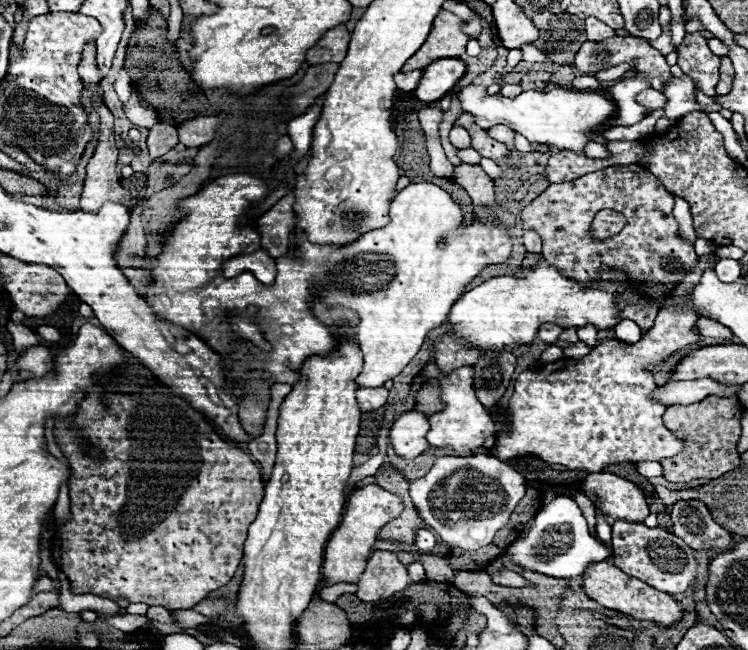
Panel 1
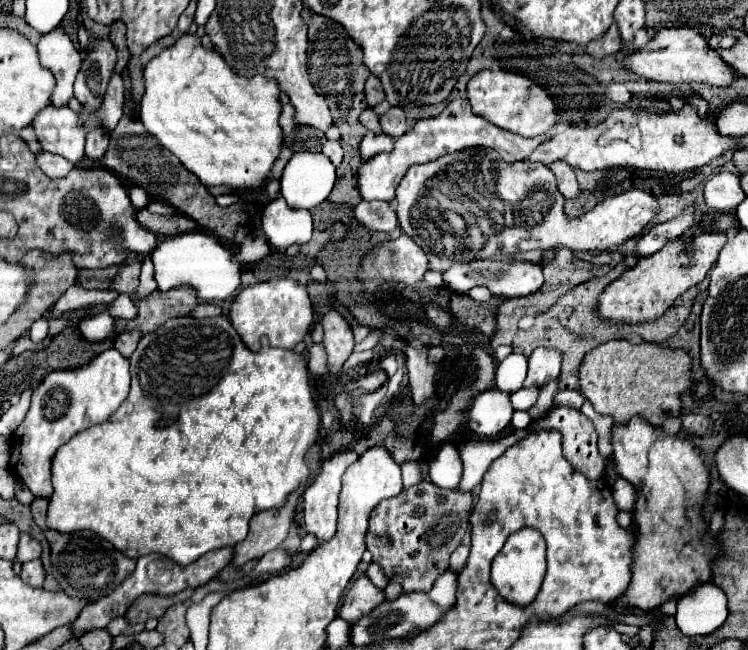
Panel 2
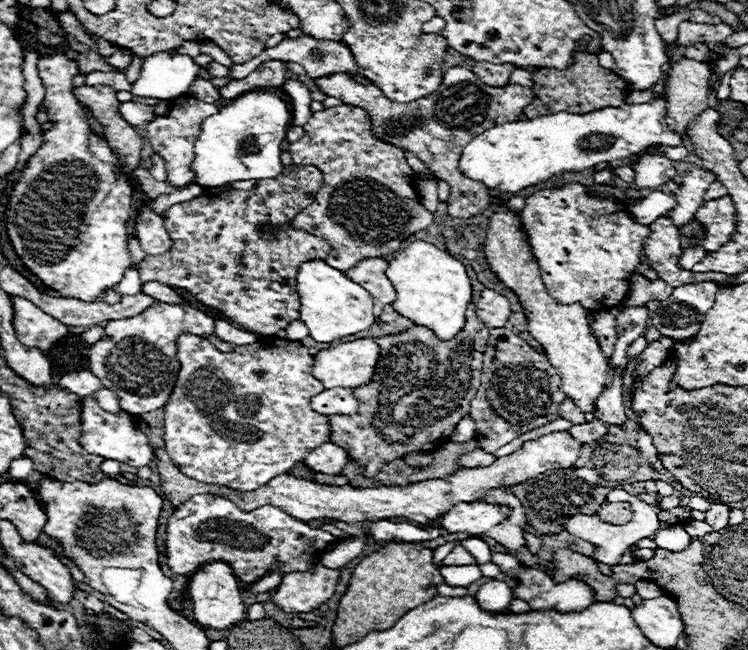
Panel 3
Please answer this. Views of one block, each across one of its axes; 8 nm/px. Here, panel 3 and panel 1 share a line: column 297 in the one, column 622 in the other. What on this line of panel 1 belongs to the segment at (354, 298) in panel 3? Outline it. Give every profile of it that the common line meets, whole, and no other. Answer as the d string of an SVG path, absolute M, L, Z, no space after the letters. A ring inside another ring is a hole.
M545 259L532 270L520 270L520 276L504 278L506 282L502 282L502 276L490 278L460 296L448 314L448 322L452 324L450 332L456 332L458 338L468 340L474 348L502 350L514 348L516 344L530 344L544 322L554 322L562 328L580 328L592 322L598 330L614 328L620 322L616 318L616 294L626 288L626 276L616 268L604 268L592 288L582 288L582 284L566 278L556 268L546 266Z

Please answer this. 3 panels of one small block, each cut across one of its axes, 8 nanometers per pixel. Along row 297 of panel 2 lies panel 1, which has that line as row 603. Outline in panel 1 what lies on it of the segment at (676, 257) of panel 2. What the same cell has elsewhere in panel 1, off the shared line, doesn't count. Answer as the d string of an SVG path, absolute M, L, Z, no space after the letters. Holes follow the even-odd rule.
M606 560L604 562L592 562L586 568L586 572L582 574L582 578L584 578L586 594L610 610L620 610L624 614L630 614L632 618L656 622L656 624L676 624L684 616L682 606L670 594L660 592L648 584L642 584L636 578L630 578L628 574L624 574L620 568L616 568L614 564L606 562Z

